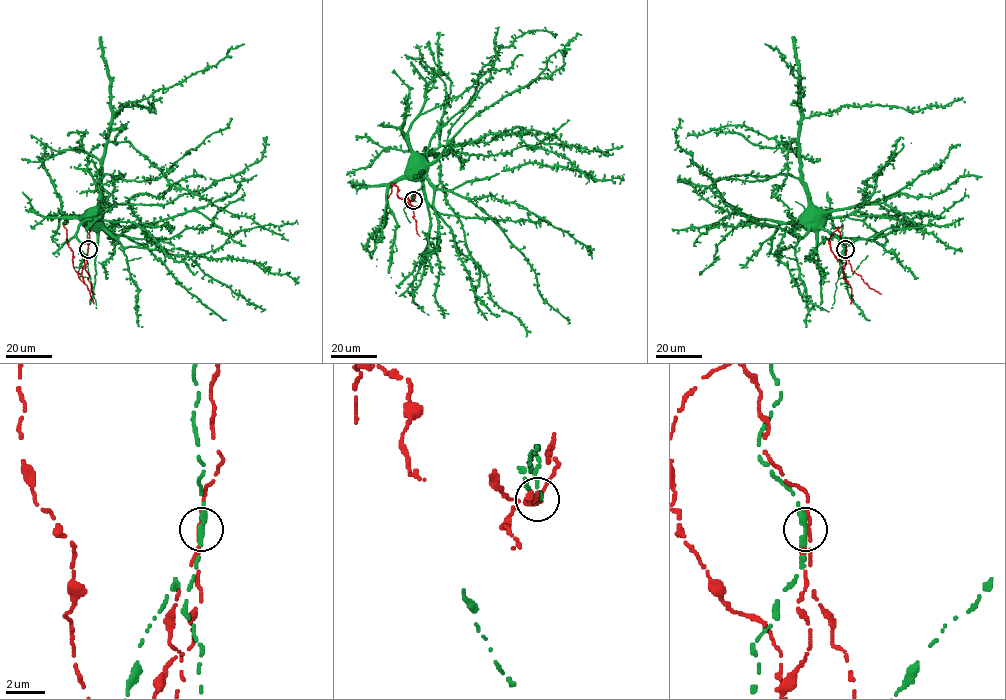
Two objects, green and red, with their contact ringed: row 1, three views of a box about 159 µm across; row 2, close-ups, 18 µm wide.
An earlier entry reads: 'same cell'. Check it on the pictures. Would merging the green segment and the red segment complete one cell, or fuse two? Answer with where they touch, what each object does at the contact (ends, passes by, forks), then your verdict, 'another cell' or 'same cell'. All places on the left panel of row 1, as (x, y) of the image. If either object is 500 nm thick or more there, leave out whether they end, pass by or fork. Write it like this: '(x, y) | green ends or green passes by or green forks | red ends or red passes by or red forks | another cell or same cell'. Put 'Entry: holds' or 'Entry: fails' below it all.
(88, 249) | green passes by | red passes by | another cell
Entry: fails

